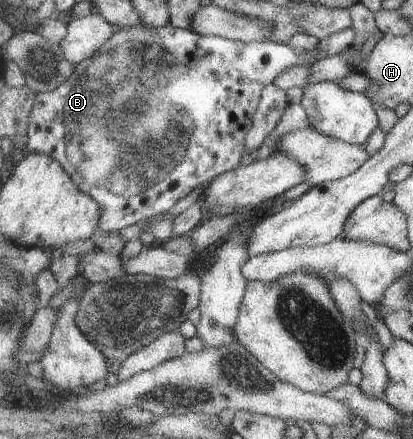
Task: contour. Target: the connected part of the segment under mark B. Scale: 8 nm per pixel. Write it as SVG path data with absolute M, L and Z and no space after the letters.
M172 24L164 27L139 25L133 28L118 29L105 48L82 63L76 64L76 71L68 81L59 85L55 90L37 94L35 108L29 117L29 139L25 149L28 153L45 153L58 160L73 182L85 194L92 195L101 205L101 222L98 230L104 233L116 233L125 227L165 214L201 183L212 181L219 175L239 167L246 154L246 138L249 136L250 130L253 130L253 123L258 108L261 106L261 95L266 86L275 83L283 73L294 66L311 68L316 62L319 62L318 58L320 58L318 48L298 52L288 42L276 43L271 40L245 44L231 39L202 35L192 29L180 29Z

